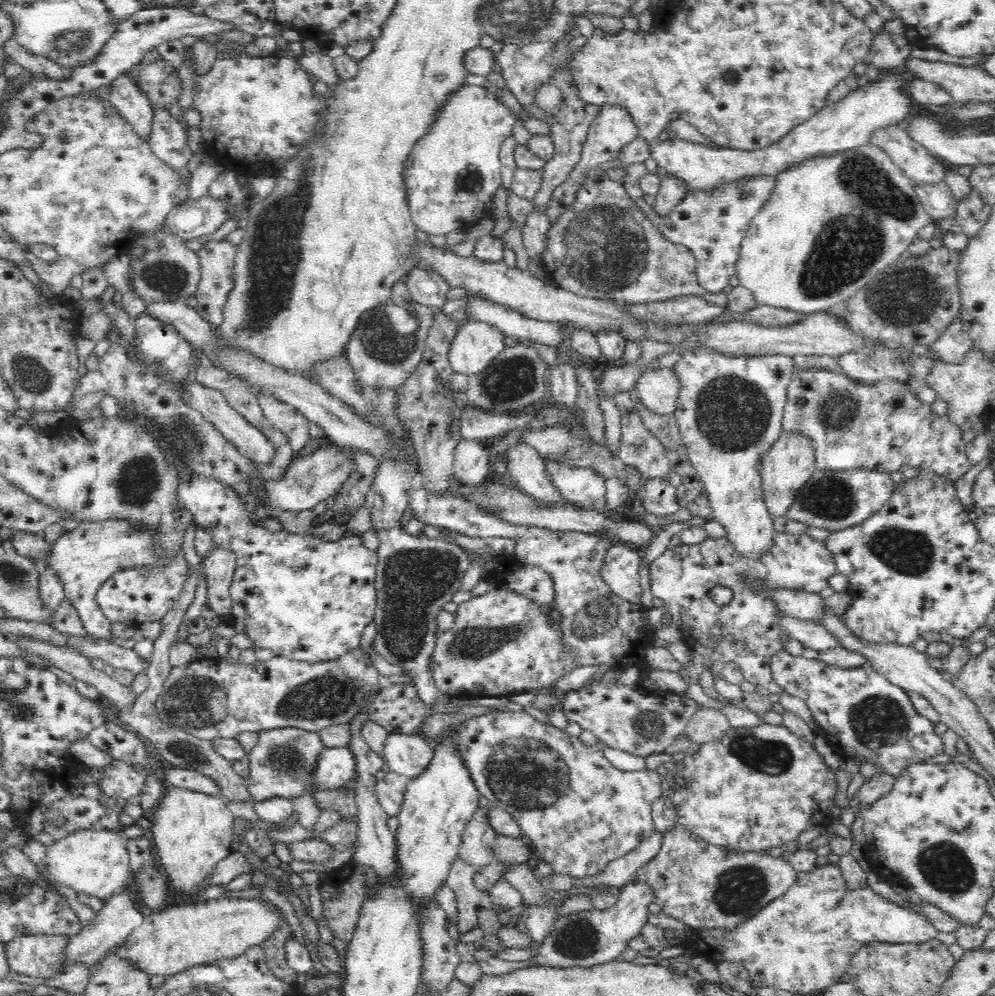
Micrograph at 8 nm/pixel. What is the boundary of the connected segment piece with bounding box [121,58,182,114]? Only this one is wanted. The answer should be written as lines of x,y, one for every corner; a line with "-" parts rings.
157,58
155,62
138,64
128,68
121,78
132,79
142,95
150,101
151,108
158,112
172,112
179,107
182,80
178,76
178,69
170,62

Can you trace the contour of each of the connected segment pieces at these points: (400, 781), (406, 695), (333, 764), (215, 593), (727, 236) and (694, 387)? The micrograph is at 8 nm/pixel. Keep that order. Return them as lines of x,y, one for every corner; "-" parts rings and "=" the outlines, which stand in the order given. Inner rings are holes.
386,770
383,780
377,780
372,786
372,795
378,801
378,806
382,807
382,811
389,817
397,816
403,805
406,786
411,778
402,774
396,774
390,770
=
402,682
392,683
390,687
382,689
367,706
366,712
370,720
383,726
389,734
420,732
424,719
428,716
424,703
418,698
415,685
406,685
=
350,745
324,747
315,770
317,788
334,788
353,781
357,776
357,760
=
215,548
203,560
203,572
207,579
209,594
207,605
224,621
231,607
229,594
235,573
237,556
226,549
=
756,177
715,191
686,194
671,215
657,220
657,227
670,242
682,245
694,256
698,282
710,296
723,296
729,276
735,272
740,242
746,236
751,220
768,202
775,186
776,180
770,177
=
702,349
698,351
682,351
681,359
673,366
677,375
681,380
680,396
675,408
674,415
677,418
683,441
687,447
688,457
691,461
691,466
695,469
695,472
700,477
702,483
705,485
706,495
709,497
709,504
711,505
712,520
717,521
726,527
728,536
736,548
744,554
750,556
758,556
760,550
764,550
770,542
772,542
773,534
775,532
773,528
772,514
770,513
767,504
764,502
763,489
762,489
762,471
763,471
763,457
766,452
770,451
771,445
780,436
783,431
783,412
786,404
786,392
788,382
790,382
790,374
792,374
792,368
794,367
791,357
784,355
766,355
766,356
741,356
741,357
728,357
724,356
716,351
710,349

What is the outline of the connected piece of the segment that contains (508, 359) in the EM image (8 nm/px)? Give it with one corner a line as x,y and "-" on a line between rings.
520,342
511,347
506,347
491,363
478,374
468,376
465,393
466,404
477,407
493,415
516,414
523,411
530,404
547,400
548,386
547,365
538,356
537,351
528,343

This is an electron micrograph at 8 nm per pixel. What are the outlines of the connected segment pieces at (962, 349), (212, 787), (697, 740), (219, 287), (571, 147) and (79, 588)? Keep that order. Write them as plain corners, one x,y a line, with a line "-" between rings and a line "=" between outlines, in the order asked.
956,317
951,327
931,346
937,356
946,362
961,363
970,349
970,339
966,339
960,328
960,319
=
170,766
165,770
165,775
167,781
174,786
192,788
198,792
218,796
225,802
228,802
221,786
209,774
202,774
202,772
190,768
174,768
=
704,707
687,722
685,736
689,744
702,747
718,741
730,727
731,724
722,711
=
225,239
210,241
198,252
201,263
201,279
195,292
195,308
212,325
222,320
222,306
228,290
232,288
232,266
236,257
236,245
=
562,71
555,76
555,79
544,87
540,88
537,94
540,107
548,115
552,115
554,154
541,170
542,184
540,190
532,200
533,210
538,213
545,212
552,198
554,189
569,177
572,169
581,161
582,151
588,138
589,128
599,112
598,105
590,105
577,95
577,88
574,86
570,71
=
103,519
80,522
77,528
64,532
53,542
53,553
47,564
51,564
63,578
65,597
68,597
81,616
88,635
116,640
112,632
112,621
104,614
97,602
98,590
106,580
117,572
134,571
153,573
163,571
184,552
180,548
183,540
169,550
163,544
158,525
140,525
128,519

